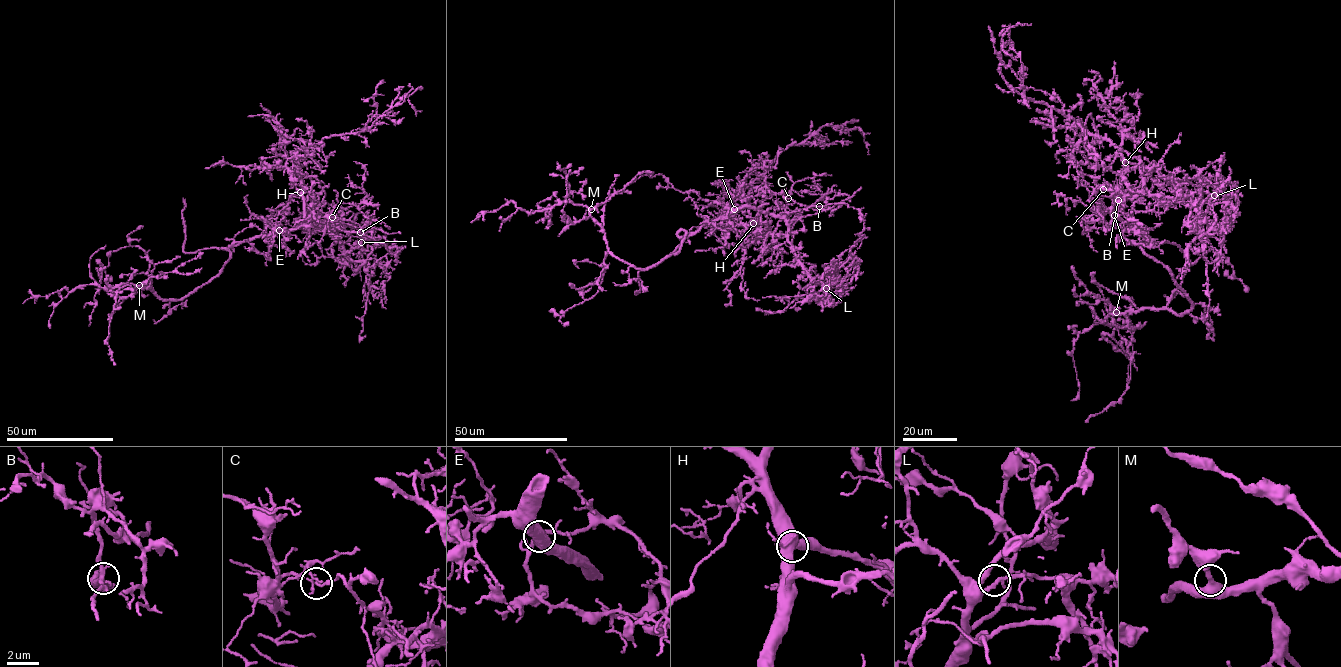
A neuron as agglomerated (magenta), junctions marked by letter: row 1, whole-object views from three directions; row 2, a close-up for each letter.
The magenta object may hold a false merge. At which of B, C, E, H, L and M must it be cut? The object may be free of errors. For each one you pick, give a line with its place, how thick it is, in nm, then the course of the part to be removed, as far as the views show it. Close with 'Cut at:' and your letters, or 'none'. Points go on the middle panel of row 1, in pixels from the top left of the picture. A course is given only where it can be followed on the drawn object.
C: (788, 198) | 110 nm | (788, 198), (820, 211), (800, 217), (783, 237), (763, 247), (762, 263), (771, 264)
Cut at: C

